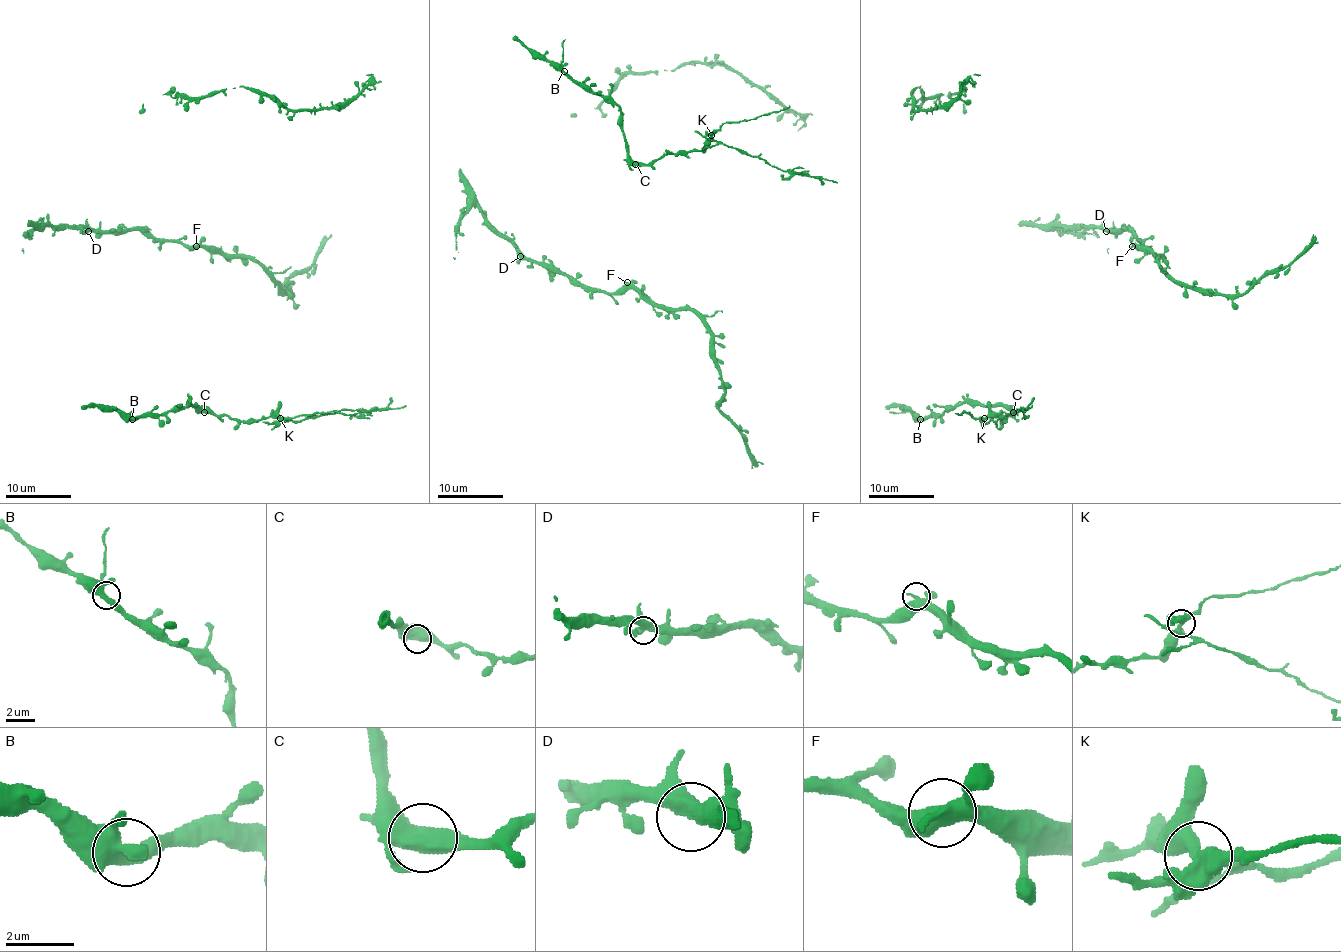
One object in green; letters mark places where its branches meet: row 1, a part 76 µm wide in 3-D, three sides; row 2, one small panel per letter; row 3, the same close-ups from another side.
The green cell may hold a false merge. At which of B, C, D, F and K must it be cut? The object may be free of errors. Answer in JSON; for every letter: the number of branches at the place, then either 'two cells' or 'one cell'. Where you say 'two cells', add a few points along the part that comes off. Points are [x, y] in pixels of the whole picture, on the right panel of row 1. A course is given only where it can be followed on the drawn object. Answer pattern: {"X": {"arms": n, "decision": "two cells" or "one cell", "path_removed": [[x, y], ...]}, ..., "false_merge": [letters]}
{"B": {"arms": 3, "decision": "one cell"}, "C": {"arms": 3, "decision": "one cell"}, "D": {"arms": 3, "decision": "one cell"}, "F": {"arms": 3, "decision": "one cell"}, "K": {"arms": 3, "decision": "two cells", "path_removed": [[984, 419], [987, 423], [1033, 405]]}, "false_merge": ["K"]}

